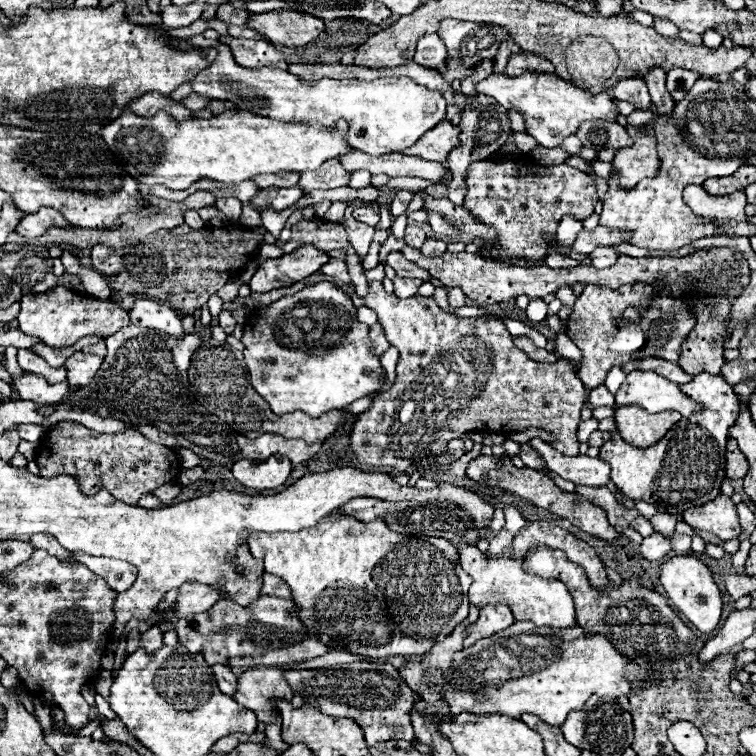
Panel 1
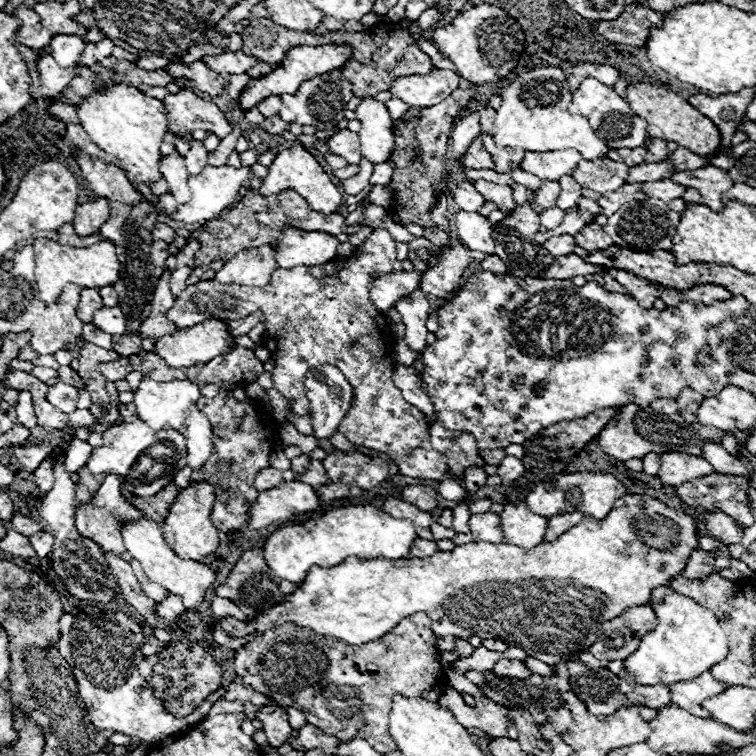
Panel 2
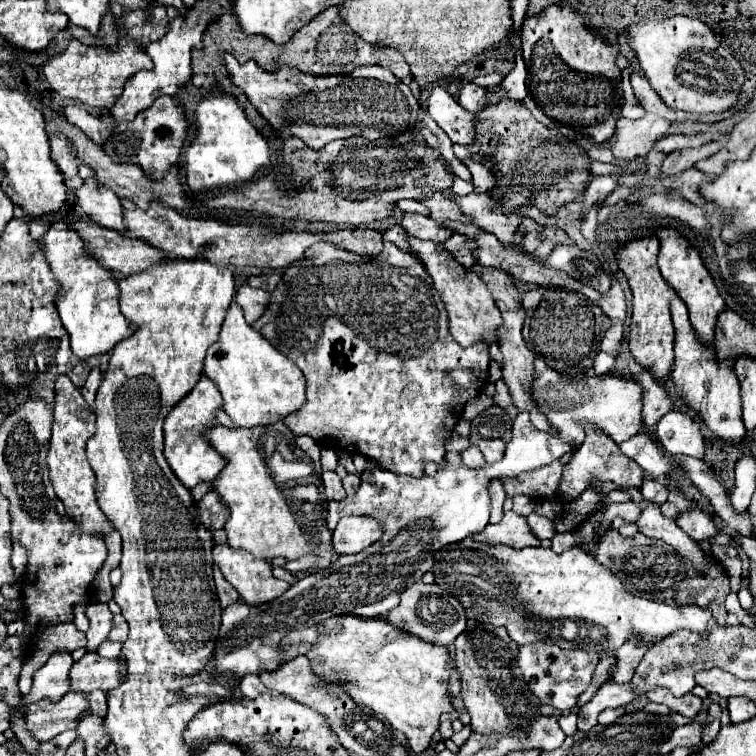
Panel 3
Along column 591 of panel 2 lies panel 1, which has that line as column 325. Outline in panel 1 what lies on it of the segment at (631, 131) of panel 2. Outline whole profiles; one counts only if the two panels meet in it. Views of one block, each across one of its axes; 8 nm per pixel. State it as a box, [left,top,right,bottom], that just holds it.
[170,36,446,156]

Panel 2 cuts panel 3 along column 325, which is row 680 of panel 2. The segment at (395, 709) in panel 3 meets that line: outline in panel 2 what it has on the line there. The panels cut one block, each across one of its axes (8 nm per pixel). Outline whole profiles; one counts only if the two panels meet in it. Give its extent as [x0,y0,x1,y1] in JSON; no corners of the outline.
[618,586,728,694]

